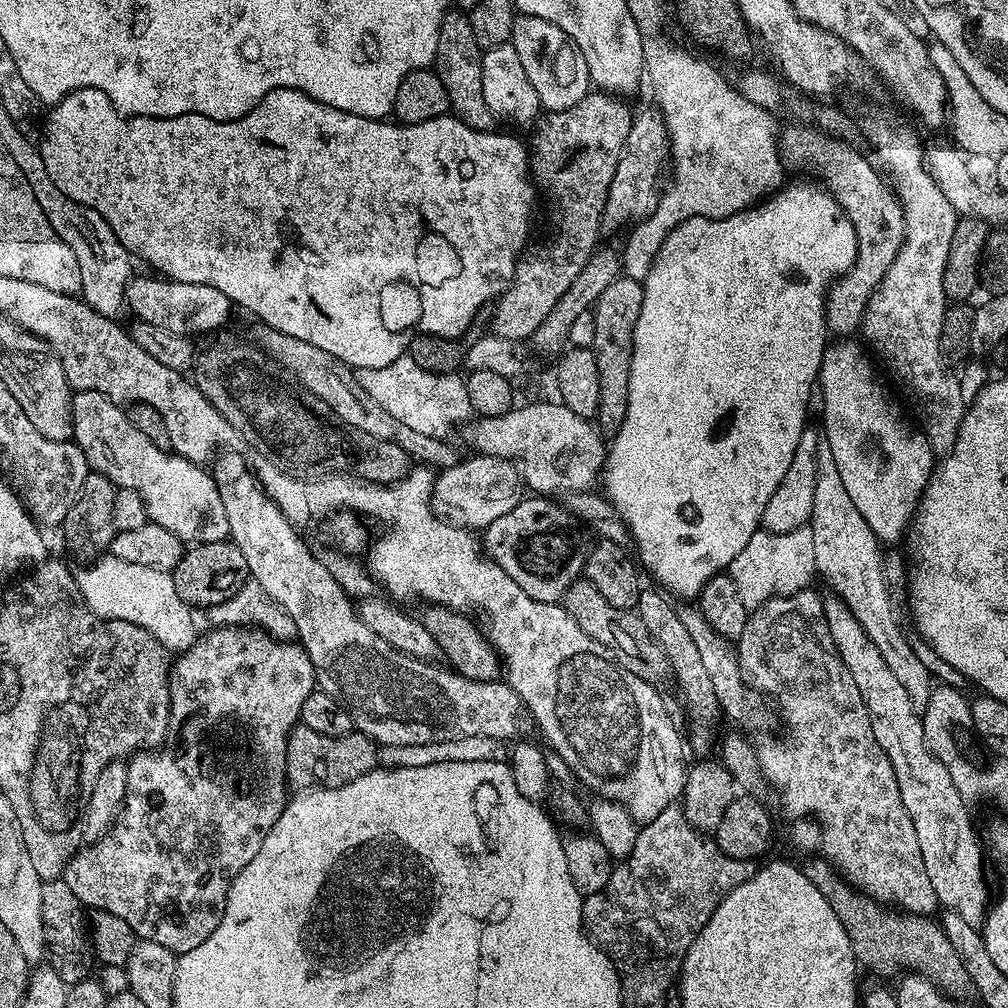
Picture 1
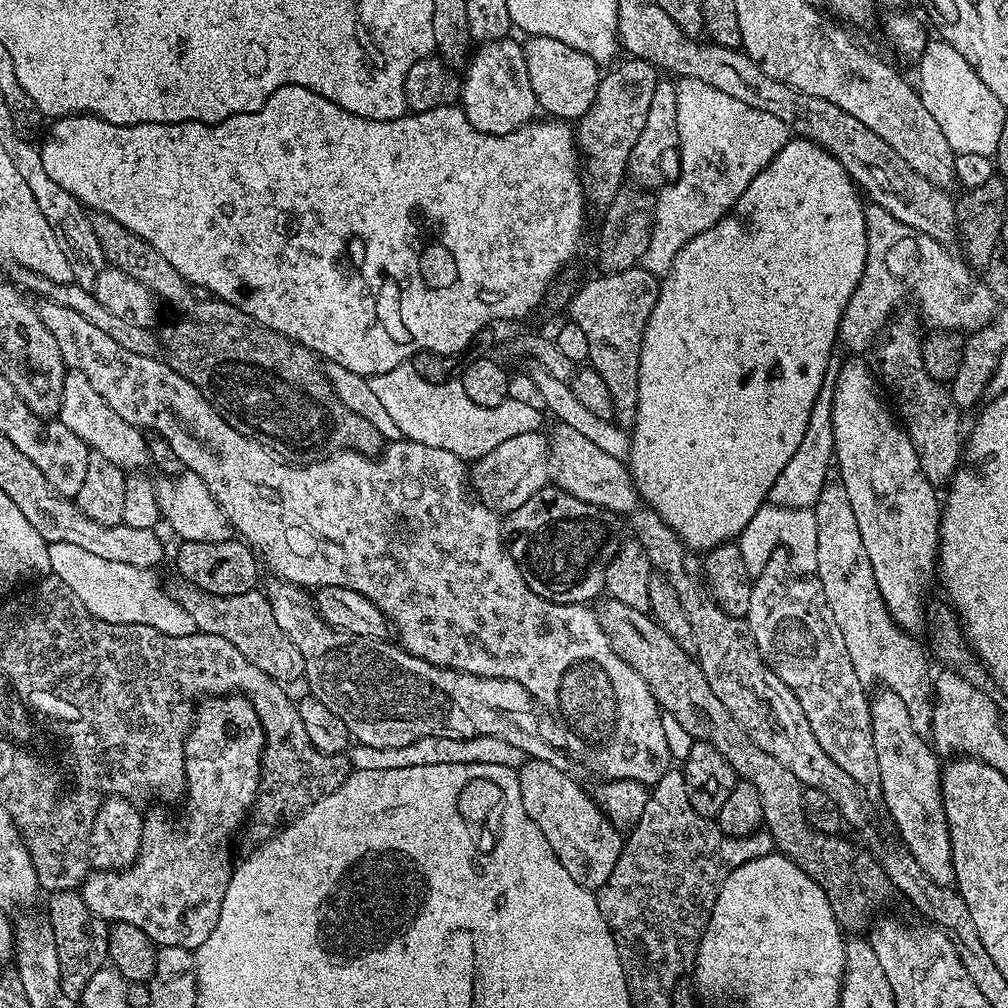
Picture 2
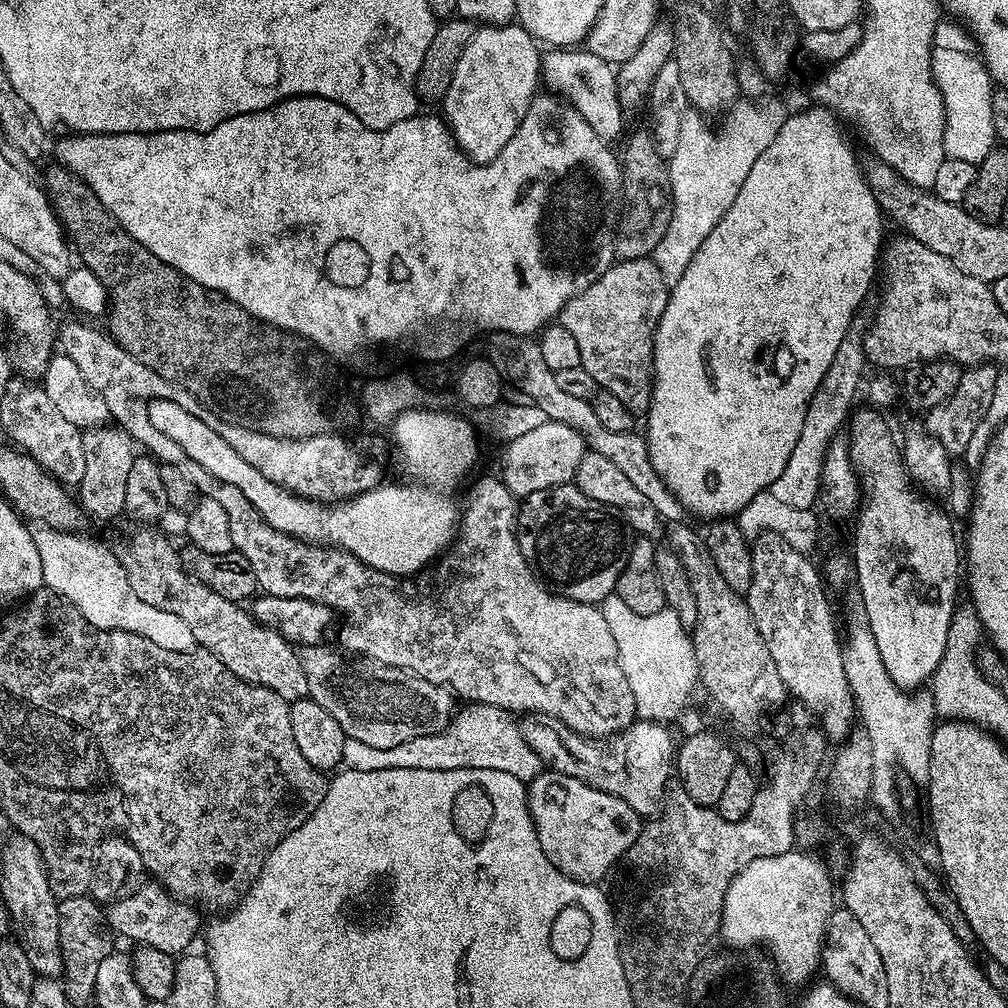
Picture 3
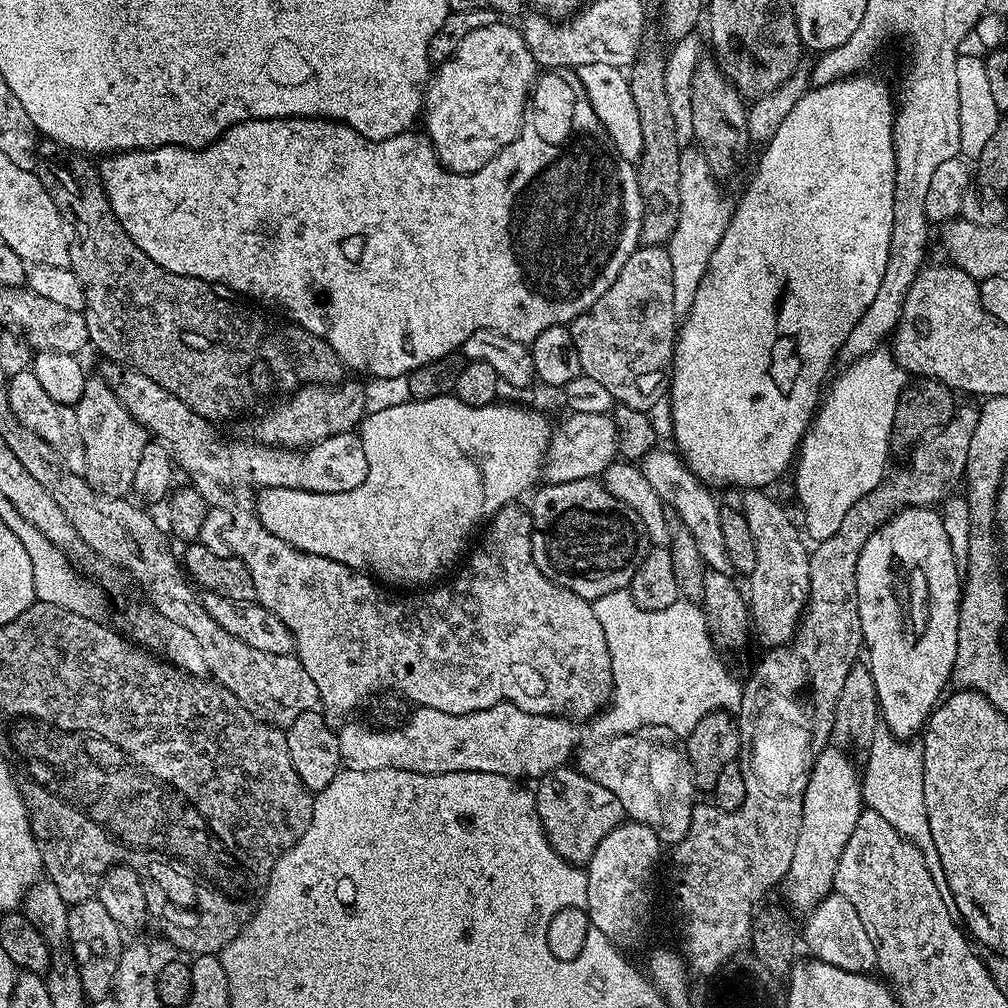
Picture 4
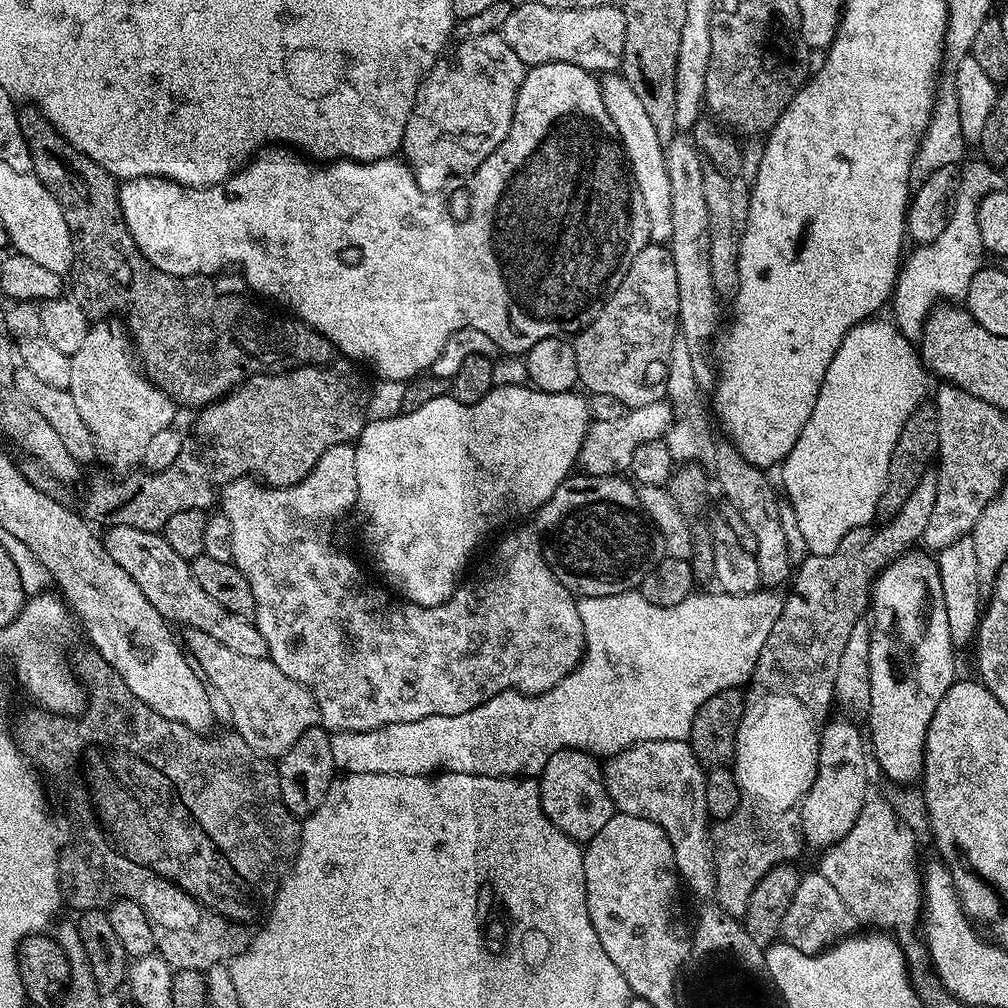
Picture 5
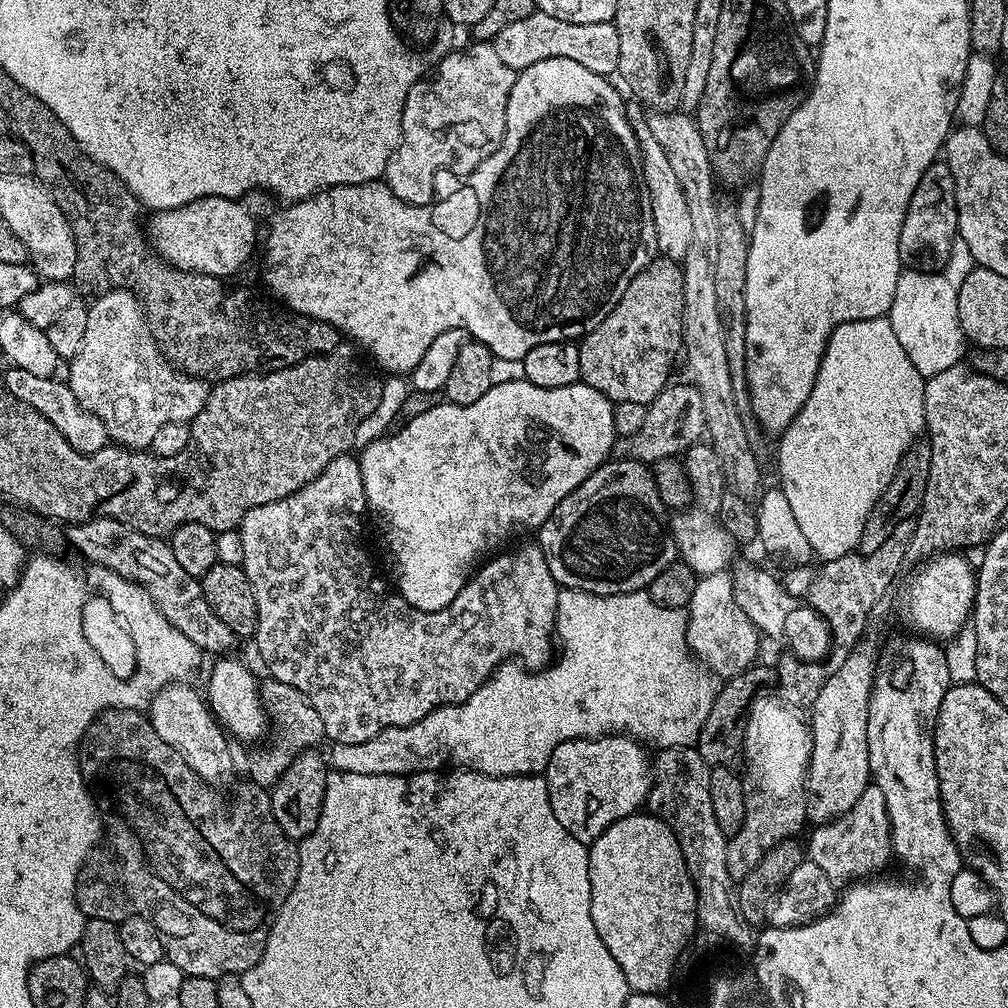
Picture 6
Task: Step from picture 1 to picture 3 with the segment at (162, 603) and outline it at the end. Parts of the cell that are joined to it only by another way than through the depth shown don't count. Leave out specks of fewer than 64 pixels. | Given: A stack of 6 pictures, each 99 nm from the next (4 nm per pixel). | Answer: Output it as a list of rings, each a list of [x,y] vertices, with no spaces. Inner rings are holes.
[[[45,524],[31,525],[34,546],[42,557],[44,587],[63,596],[69,604],[82,613],[86,622],[99,628],[126,630],[150,638],[150,642],[175,652],[191,652],[197,647],[190,626],[175,614],[166,614],[158,606],[150,606],[130,590],[126,570],[120,565],[120,557],[104,544],[84,536],[80,532],[63,532]]]

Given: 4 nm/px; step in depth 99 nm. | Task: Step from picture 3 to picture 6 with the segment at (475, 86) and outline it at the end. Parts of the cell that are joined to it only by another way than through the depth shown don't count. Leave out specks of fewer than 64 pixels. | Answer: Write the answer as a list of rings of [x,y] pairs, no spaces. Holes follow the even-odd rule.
[[[472,42],[465,52],[453,50],[439,61],[436,73],[421,80],[412,87],[402,110],[402,130],[400,144],[390,154],[382,177],[399,200],[407,204],[431,204],[432,187],[439,172],[453,172],[460,178],[467,177],[482,161],[490,158],[494,150],[500,148],[504,131],[508,125],[506,102],[514,86],[517,73],[498,55],[495,43]]]

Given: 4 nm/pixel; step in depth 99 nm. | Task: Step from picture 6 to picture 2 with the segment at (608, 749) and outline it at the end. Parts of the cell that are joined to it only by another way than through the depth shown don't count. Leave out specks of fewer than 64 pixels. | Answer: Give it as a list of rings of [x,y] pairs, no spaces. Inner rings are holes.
[[[528,758],[520,765],[518,775],[522,806],[526,806],[526,814],[530,814],[532,821],[542,830],[546,842],[550,842],[550,850],[554,850],[558,862],[566,866],[566,874],[570,874],[570,878],[574,878],[574,882],[578,882],[578,886],[583,888],[595,890],[602,887],[606,878],[610,878],[614,862],[618,862],[624,849],[625,837],[621,829],[613,825],[603,809],[595,803],[593,793],[588,788],[582,788],[572,774],[558,770],[558,766],[550,766],[550,762]]]

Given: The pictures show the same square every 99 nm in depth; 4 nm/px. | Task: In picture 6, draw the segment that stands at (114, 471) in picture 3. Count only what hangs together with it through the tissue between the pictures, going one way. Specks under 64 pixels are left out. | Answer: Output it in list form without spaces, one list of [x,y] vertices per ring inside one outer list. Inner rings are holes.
[[[113,288],[110,292],[99,293],[93,300],[96,301],[87,305],[86,338],[82,338],[82,350],[78,350],[78,354],[71,357],[69,364],[72,365],[68,368],[66,383],[87,412],[102,418],[109,441],[119,444],[122,448],[151,449],[154,434],[161,426],[166,426],[166,422],[192,422],[199,417],[209,403],[209,381],[177,370],[164,357],[156,345],[148,319],[144,317],[144,305],[133,292],[129,292],[127,288]]]

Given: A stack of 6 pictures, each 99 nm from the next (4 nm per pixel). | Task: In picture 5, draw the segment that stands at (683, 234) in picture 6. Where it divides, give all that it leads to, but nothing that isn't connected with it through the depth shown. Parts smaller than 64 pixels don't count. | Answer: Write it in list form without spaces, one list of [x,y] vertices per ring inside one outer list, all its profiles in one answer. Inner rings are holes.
[[[608,74],[600,80],[602,102],[606,102],[606,111],[614,118],[614,126],[618,130],[618,138],[624,147],[624,155],[628,158],[628,166],[632,169],[632,177],[642,194],[642,202],[646,205],[646,218],[650,222],[650,237],[655,243],[667,245],[672,238],[672,210],[670,208],[670,174],[666,174],[666,158],[664,144],[658,138],[658,130],[650,123],[650,117],[642,106],[638,94],[634,94],[634,86],[622,74]]]

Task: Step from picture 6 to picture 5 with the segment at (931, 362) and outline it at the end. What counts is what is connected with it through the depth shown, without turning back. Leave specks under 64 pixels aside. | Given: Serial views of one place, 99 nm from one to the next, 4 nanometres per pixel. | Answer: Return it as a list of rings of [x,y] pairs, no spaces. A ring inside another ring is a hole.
[[[983,158],[975,159],[969,159],[959,169],[960,190],[956,193],[956,205],[950,214],[950,222],[946,222],[946,230],[942,230],[942,234],[938,234],[934,242],[913,247],[913,252],[909,251],[901,263],[890,309],[892,308],[891,315],[896,327],[907,340],[919,341],[924,332],[926,318],[932,313],[932,309],[941,302],[955,301],[952,300],[955,296],[963,297],[970,286],[970,278],[974,278],[974,274],[978,274],[978,270],[985,263],[986,249],[982,234],[978,230],[976,205],[982,197],[992,192],[1005,191],[1006,184],[1003,174],[1000,173],[1003,171],[997,170]]]

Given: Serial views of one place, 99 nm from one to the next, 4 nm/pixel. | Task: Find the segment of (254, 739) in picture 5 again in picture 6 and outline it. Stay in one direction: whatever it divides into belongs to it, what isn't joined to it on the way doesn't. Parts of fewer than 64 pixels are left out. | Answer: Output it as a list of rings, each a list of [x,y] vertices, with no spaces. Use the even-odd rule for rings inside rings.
[[[268,678],[262,684],[262,699],[264,701],[264,711],[270,721],[270,728],[276,733],[272,736],[272,745],[264,748],[252,760],[252,780],[256,786],[271,786],[278,782],[278,778],[298,758],[298,754],[315,749],[316,744],[325,743],[326,737],[322,718],[318,718],[318,710],[304,694],[297,688],[291,688],[288,684],[283,684],[277,680]]]

